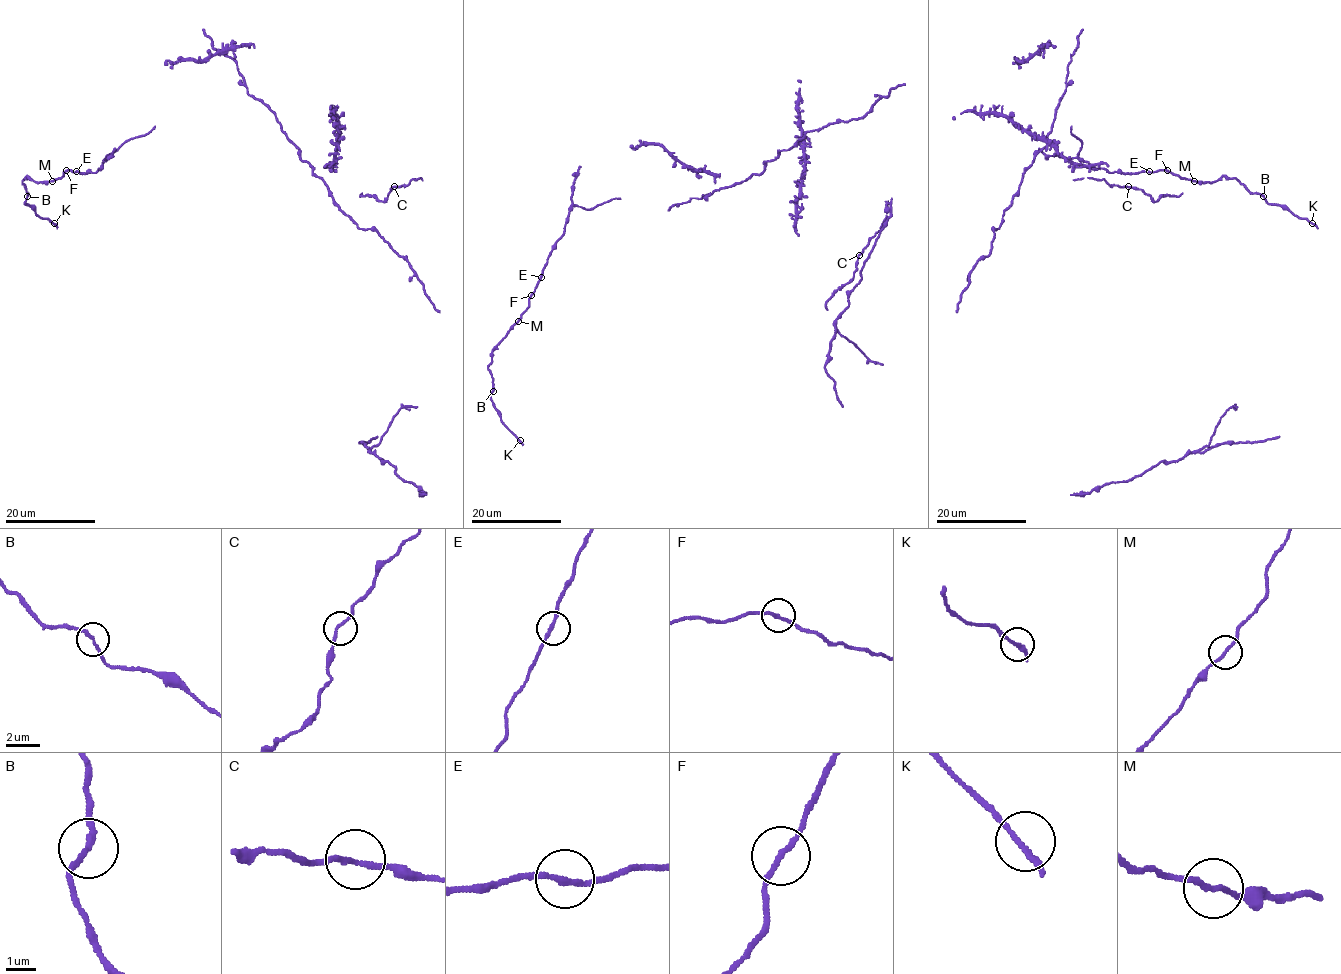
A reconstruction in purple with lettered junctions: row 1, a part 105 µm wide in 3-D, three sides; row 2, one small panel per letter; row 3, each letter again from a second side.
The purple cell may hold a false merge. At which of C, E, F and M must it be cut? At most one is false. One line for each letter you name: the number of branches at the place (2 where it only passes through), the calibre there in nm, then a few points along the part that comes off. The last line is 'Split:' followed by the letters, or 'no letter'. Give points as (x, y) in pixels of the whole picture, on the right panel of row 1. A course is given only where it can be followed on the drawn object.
M: 2 | 170 nm | (1193, 180), (1235, 178), (1268, 203), (1306, 218), (1318, 228)
Split: M

